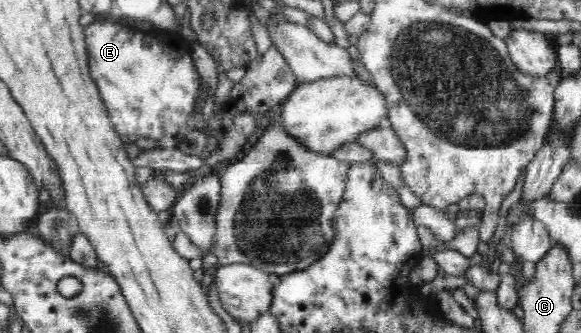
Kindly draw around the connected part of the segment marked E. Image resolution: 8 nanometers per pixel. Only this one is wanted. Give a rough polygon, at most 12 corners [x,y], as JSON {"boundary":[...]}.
{"boundary":[[84,27],[122,141],[186,129],[203,82],[175,31]]}

